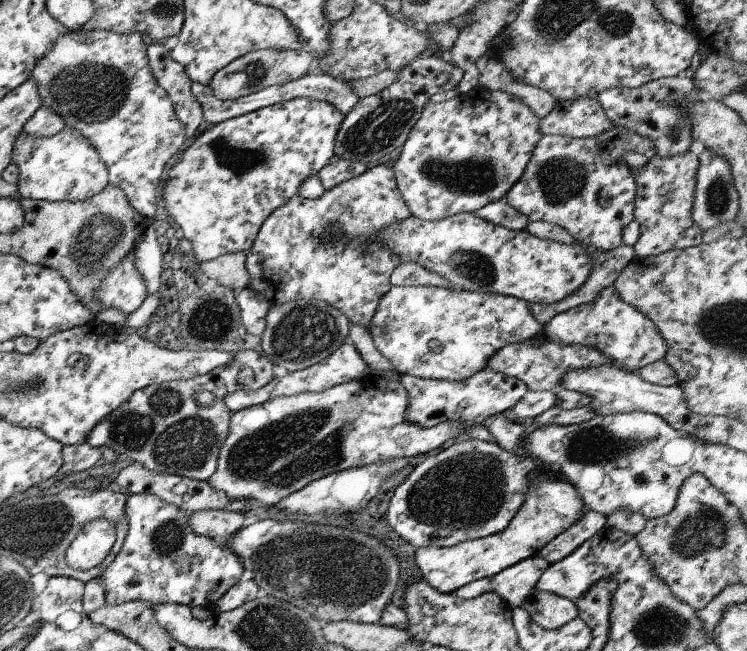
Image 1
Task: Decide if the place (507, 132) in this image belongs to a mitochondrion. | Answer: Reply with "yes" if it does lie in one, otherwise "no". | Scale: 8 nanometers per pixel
no

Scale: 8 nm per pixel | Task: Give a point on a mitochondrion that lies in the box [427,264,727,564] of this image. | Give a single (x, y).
(598, 446)

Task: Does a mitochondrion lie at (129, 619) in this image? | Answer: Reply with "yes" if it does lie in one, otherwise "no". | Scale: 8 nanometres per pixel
yes

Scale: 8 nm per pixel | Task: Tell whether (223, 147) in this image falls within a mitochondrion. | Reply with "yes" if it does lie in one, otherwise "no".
yes

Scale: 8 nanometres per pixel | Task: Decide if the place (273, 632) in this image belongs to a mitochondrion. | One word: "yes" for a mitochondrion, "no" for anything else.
yes

